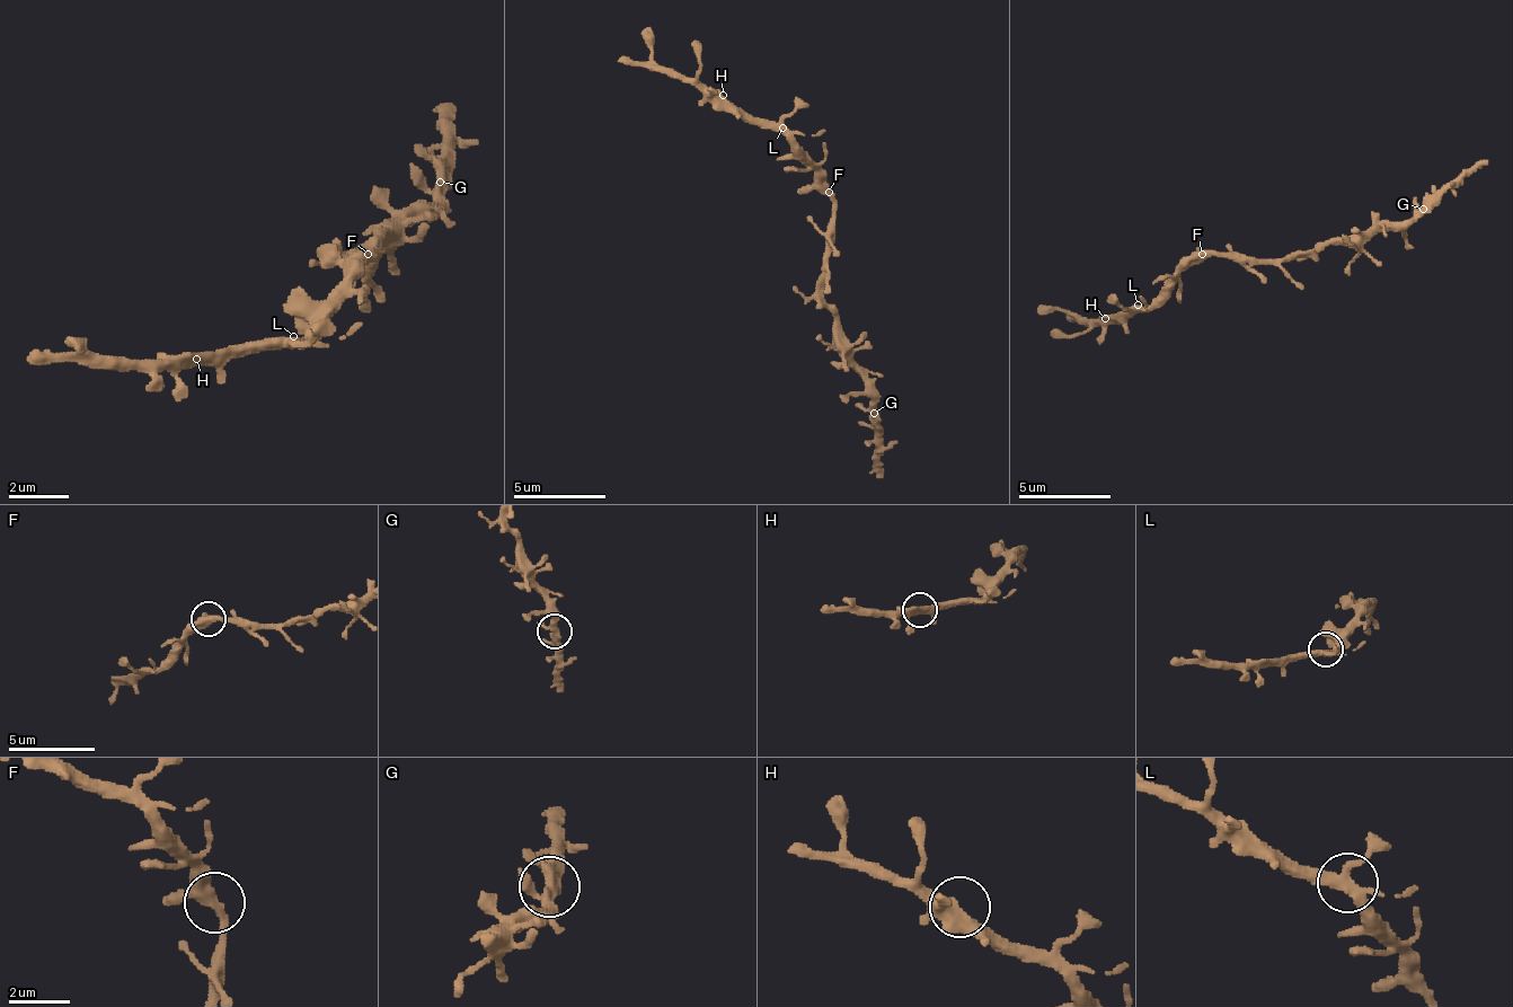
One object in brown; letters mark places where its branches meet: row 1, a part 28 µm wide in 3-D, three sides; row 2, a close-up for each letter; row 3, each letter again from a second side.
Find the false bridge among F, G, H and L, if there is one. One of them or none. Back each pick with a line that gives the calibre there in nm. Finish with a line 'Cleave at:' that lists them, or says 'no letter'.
Cleave at: no letter

